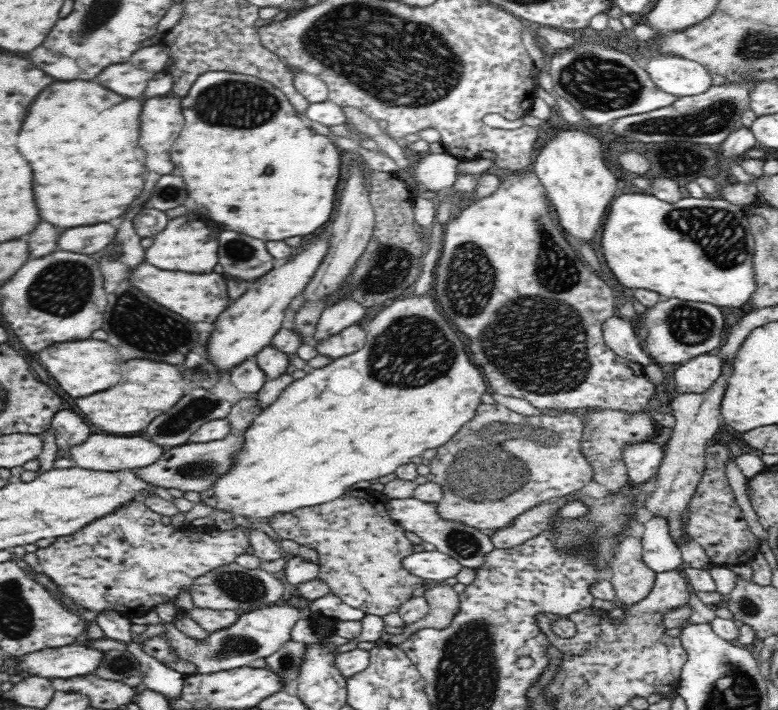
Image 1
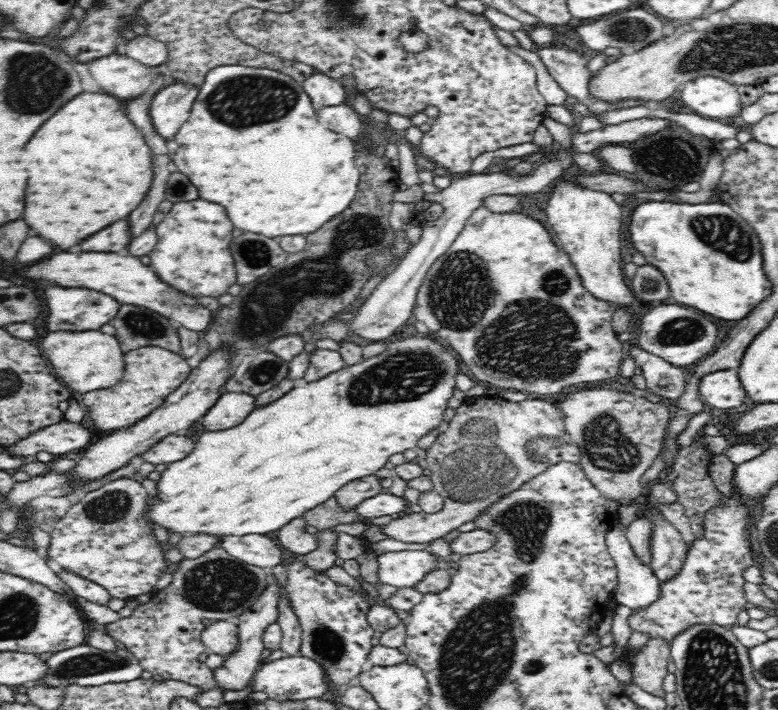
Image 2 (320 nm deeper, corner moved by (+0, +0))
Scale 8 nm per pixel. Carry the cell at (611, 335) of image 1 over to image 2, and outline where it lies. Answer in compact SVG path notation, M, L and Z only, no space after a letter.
M632 342L631 356L642 369L648 390L667 399L677 399L686 386L684 372L666 360L636 348Z

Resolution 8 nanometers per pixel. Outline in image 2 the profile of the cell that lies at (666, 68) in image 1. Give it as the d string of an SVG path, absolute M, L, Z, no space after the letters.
M712 74L695 78L693 81L685 82L680 86L680 103L690 106L694 112L710 119L716 119L729 125L735 125L734 119L741 116L742 103L740 102L740 93L738 93L736 85L730 84L728 81L716 78Z

